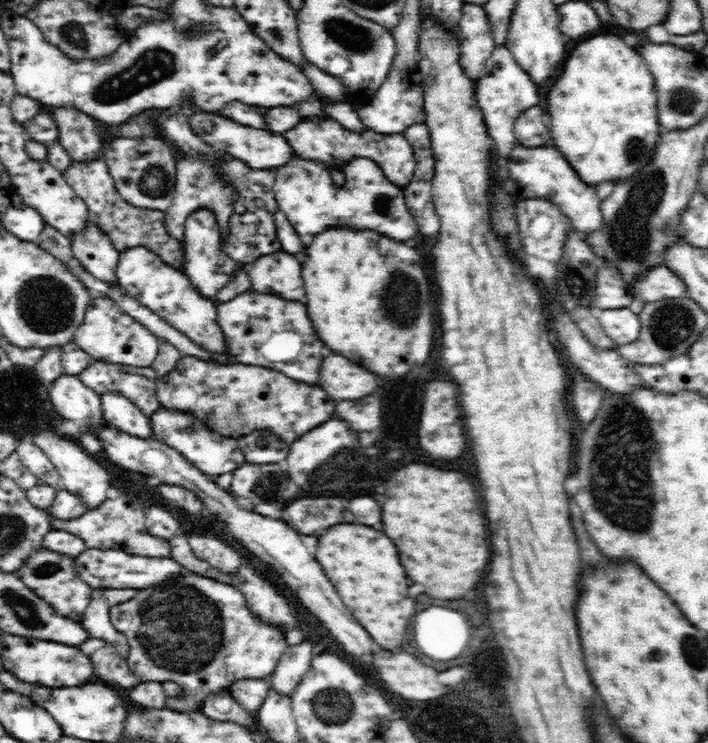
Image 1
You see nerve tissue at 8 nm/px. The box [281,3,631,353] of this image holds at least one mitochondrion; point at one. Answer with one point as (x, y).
(351, 37)

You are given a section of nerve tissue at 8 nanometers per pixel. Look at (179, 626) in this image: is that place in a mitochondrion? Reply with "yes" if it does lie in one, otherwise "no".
yes

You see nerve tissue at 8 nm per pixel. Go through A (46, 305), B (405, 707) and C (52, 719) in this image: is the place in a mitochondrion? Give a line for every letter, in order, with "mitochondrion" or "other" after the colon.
A: mitochondrion
B: other
C: other

